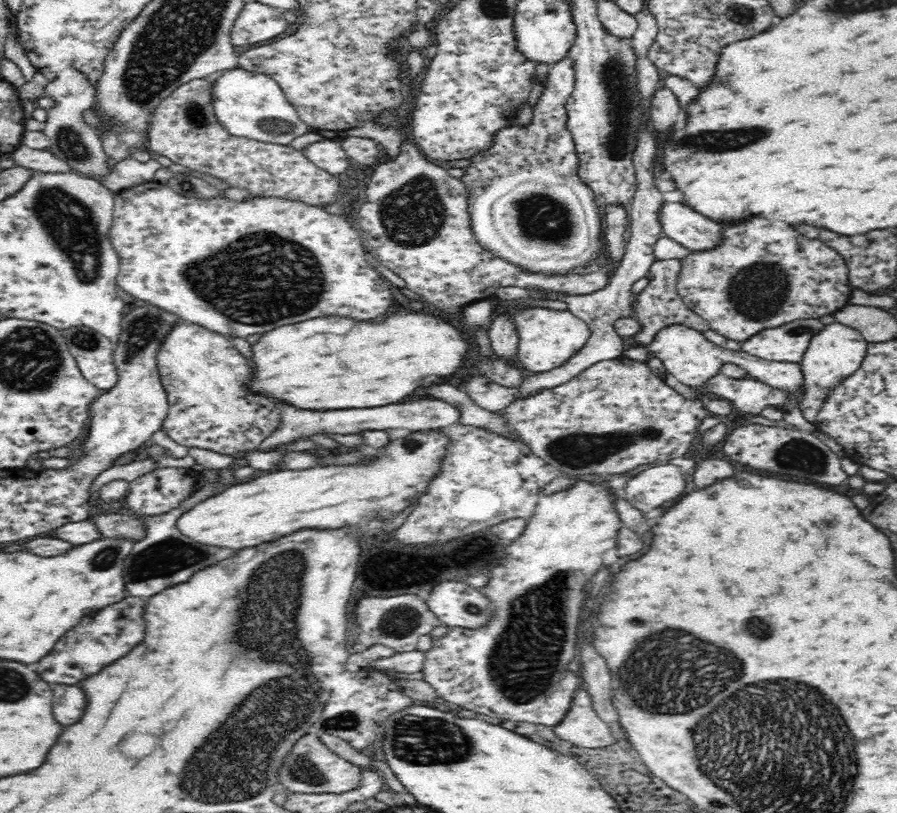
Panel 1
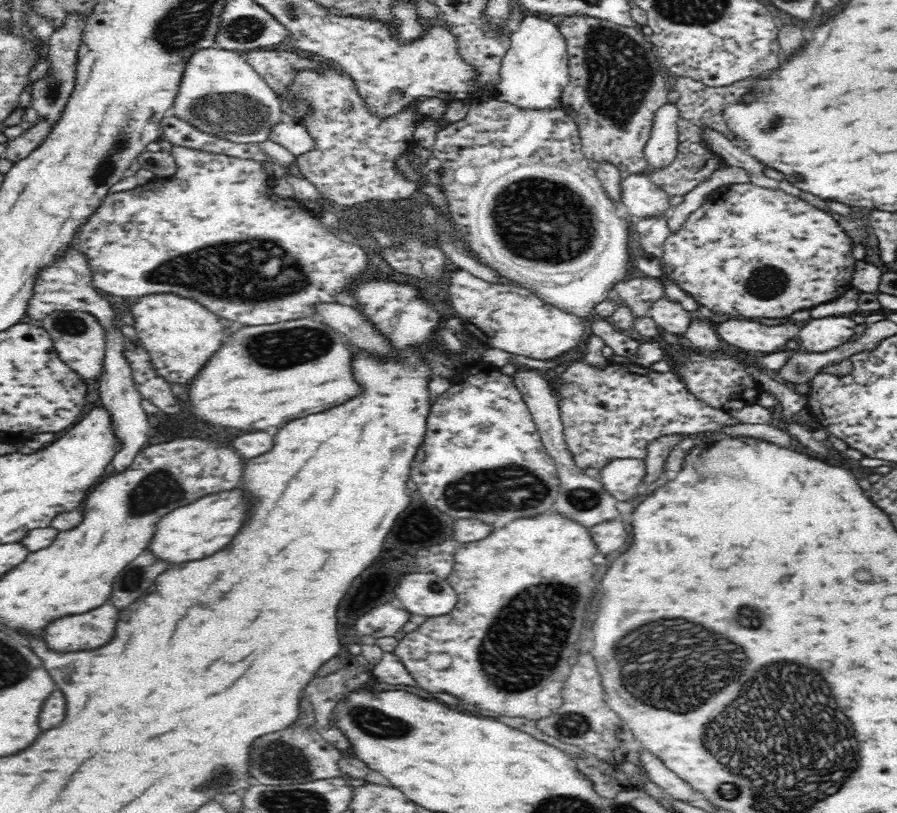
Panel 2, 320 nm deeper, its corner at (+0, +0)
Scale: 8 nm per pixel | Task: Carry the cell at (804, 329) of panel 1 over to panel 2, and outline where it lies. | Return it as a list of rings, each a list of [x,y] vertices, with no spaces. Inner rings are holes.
[[[731,319],[716,327],[715,332],[728,344],[766,353],[784,350],[788,340],[796,339],[801,329],[794,323],[767,326],[746,319]]]

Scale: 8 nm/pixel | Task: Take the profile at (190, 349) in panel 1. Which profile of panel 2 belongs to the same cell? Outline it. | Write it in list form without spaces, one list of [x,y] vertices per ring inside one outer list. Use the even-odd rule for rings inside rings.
[[[172,293],[146,294],[146,296],[128,300],[127,308],[134,319],[132,326],[136,329],[136,335],[151,357],[152,368],[157,370],[159,376],[165,378],[168,384],[171,382],[188,384],[226,340],[220,317],[191,298]]]

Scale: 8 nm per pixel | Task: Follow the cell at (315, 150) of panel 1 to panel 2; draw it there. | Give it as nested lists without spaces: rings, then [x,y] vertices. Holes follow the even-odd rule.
[[[285,120],[269,128],[266,138],[287,148],[292,154],[304,154],[314,148],[314,139],[300,122]]]

